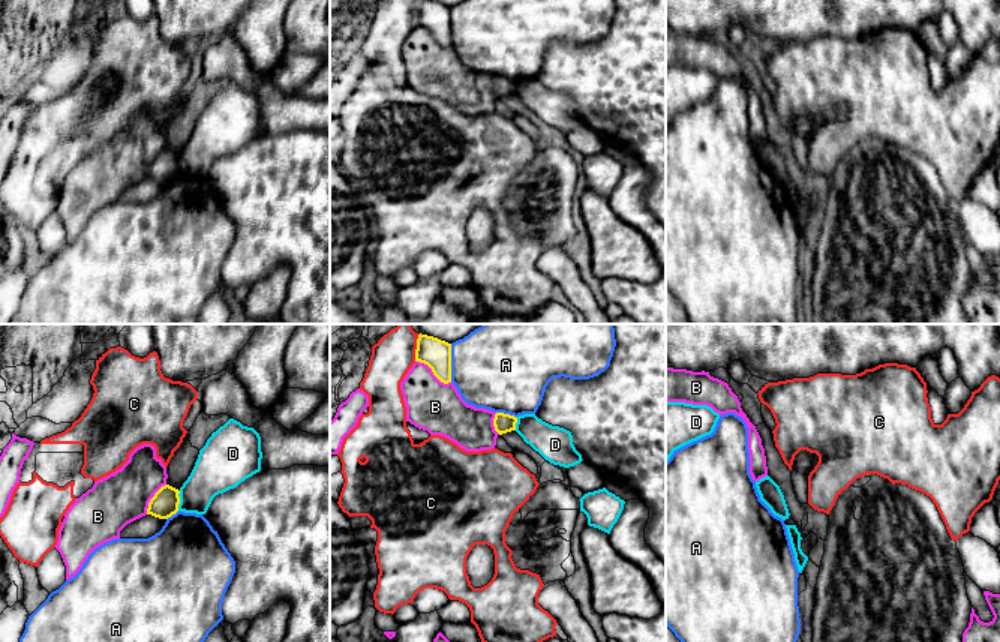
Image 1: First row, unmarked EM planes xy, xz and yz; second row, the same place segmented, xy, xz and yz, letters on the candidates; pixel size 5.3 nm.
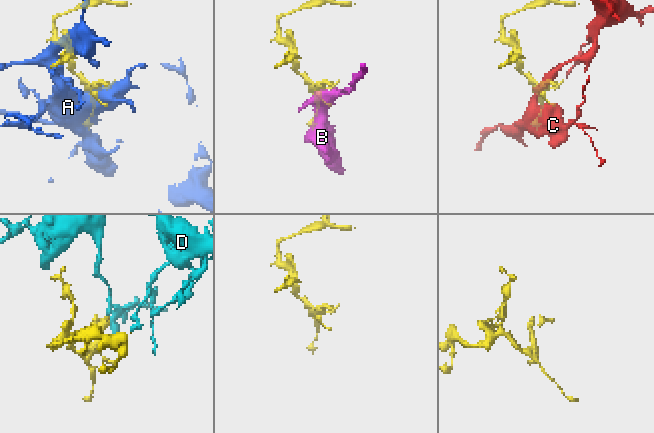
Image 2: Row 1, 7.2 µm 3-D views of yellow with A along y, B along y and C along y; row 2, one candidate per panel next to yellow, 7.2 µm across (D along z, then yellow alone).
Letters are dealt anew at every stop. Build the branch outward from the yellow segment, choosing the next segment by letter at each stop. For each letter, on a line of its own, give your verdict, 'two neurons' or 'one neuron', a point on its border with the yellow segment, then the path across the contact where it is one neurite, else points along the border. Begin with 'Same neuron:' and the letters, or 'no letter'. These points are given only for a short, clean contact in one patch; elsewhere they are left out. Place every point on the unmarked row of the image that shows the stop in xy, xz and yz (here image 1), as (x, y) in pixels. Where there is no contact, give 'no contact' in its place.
Same neuron: no letter
A: two neurons; contact xz (450, 27)
B: two neurons; contact xz (432, 35)
C: two neurons; contact xz (417, 12); border xz (419, 0), (414, 24)
D: two neurons; contact xy (179, 164)

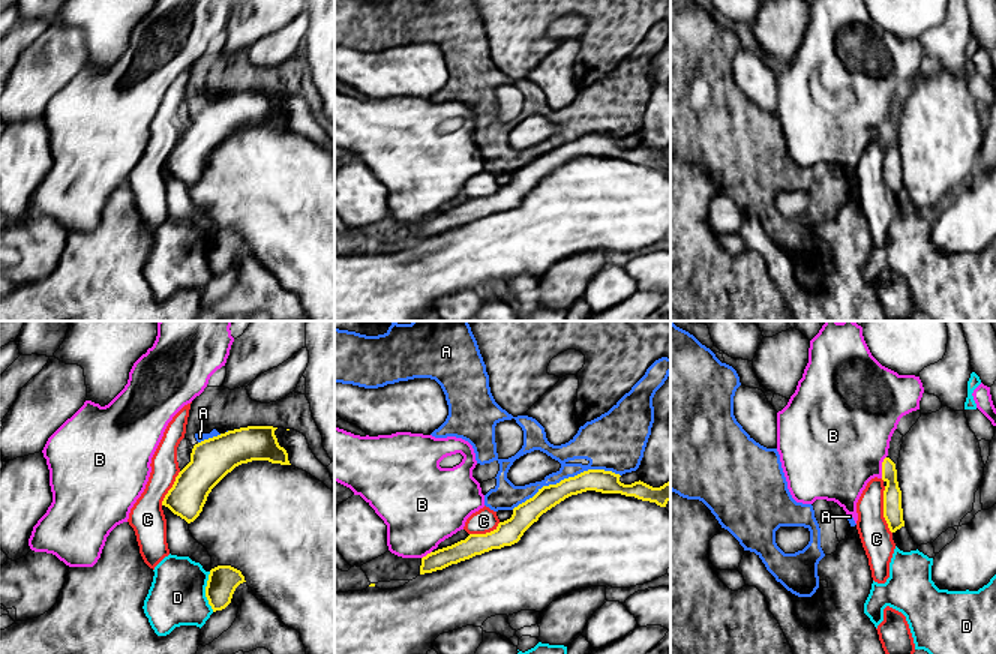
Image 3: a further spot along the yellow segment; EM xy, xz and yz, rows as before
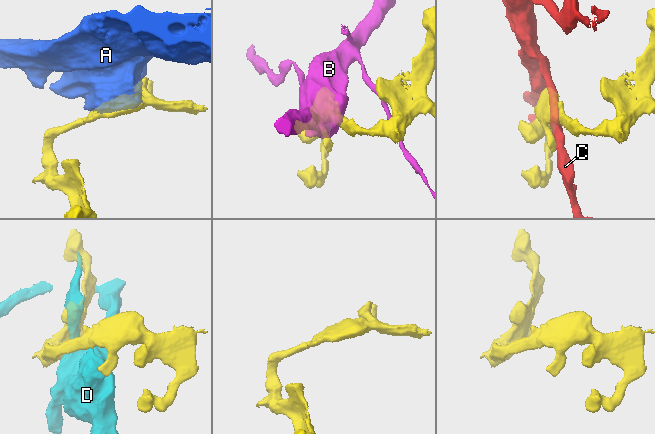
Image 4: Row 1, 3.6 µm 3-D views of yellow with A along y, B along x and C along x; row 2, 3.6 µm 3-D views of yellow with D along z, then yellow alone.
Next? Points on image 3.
Same neuron: no letter
A: two neurons; contact xz (566, 143)
B: two neurons; contact yz (882, 131)
C: two neurons; contact yz (884, 174); border yz (884, 150), (884, 183), (891, 197)
D: two neurons; contact xy (206, 255)

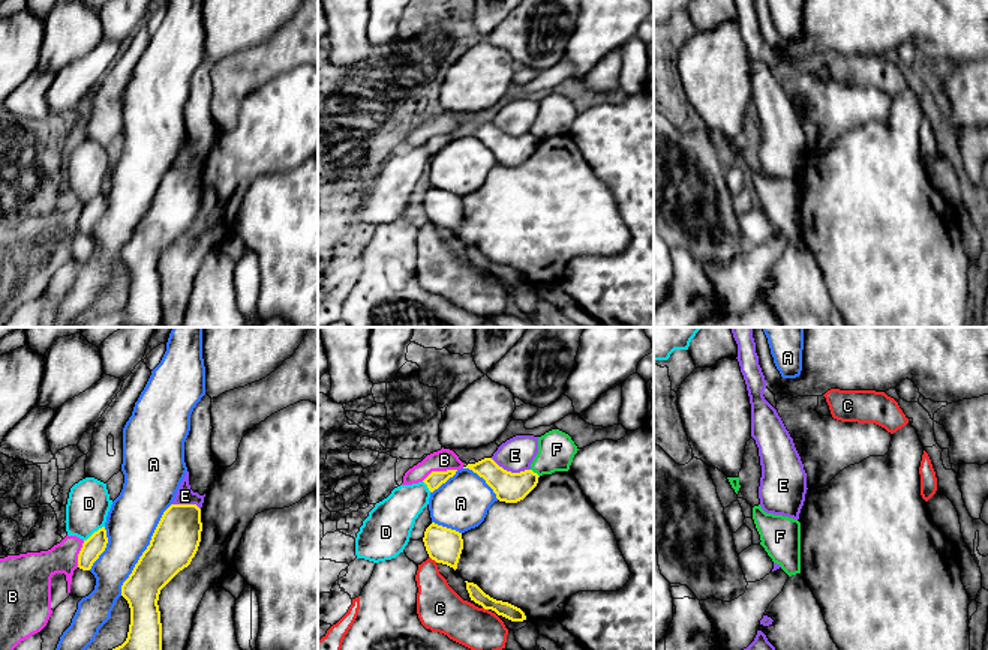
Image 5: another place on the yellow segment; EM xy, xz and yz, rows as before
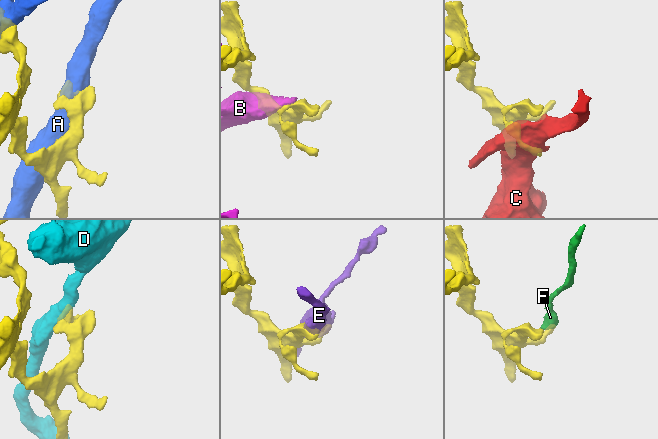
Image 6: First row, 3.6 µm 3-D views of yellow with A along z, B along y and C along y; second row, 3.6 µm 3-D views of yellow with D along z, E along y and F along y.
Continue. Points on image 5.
Same neuron: no letter
A: two neurons; contact xy (146, 213)
B: two neurons; contact xz (438, 135)
C: two neurons; contact xz (434, 222)
D: two neurons; contact xy (95, 195); border xy (104, 189), (84, 204)
E: two neurons; contact xz (510, 135)
F: two neurons; contact xz (532, 135); border xz (529, 132), (538, 140)

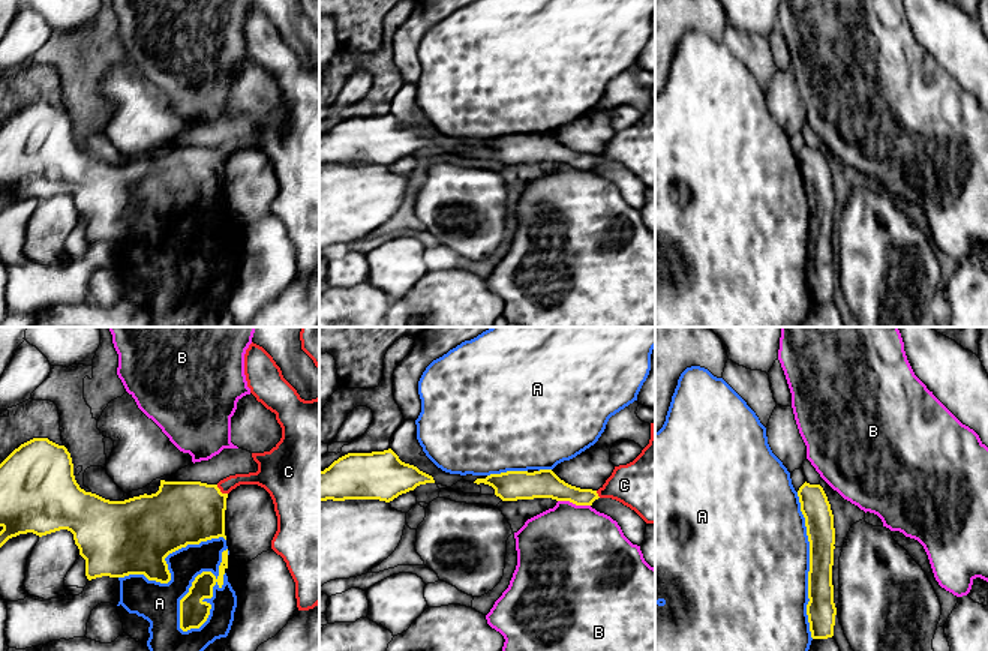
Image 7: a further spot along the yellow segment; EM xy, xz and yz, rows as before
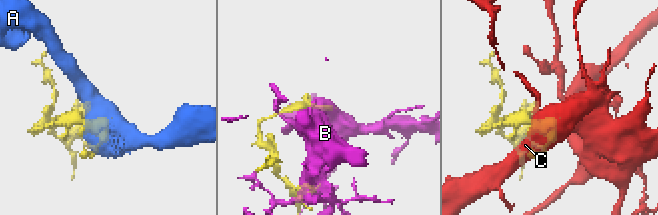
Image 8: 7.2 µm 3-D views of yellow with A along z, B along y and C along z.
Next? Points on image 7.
Same neuron: C
A: two neurons; contact xy (212, 260)
B: two neurons; contact xz (574, 167)
C: one neuron; contact xy (219, 155); way xy (180, 177), (197, 174), (219, 155), (239, 143), (263, 141)

